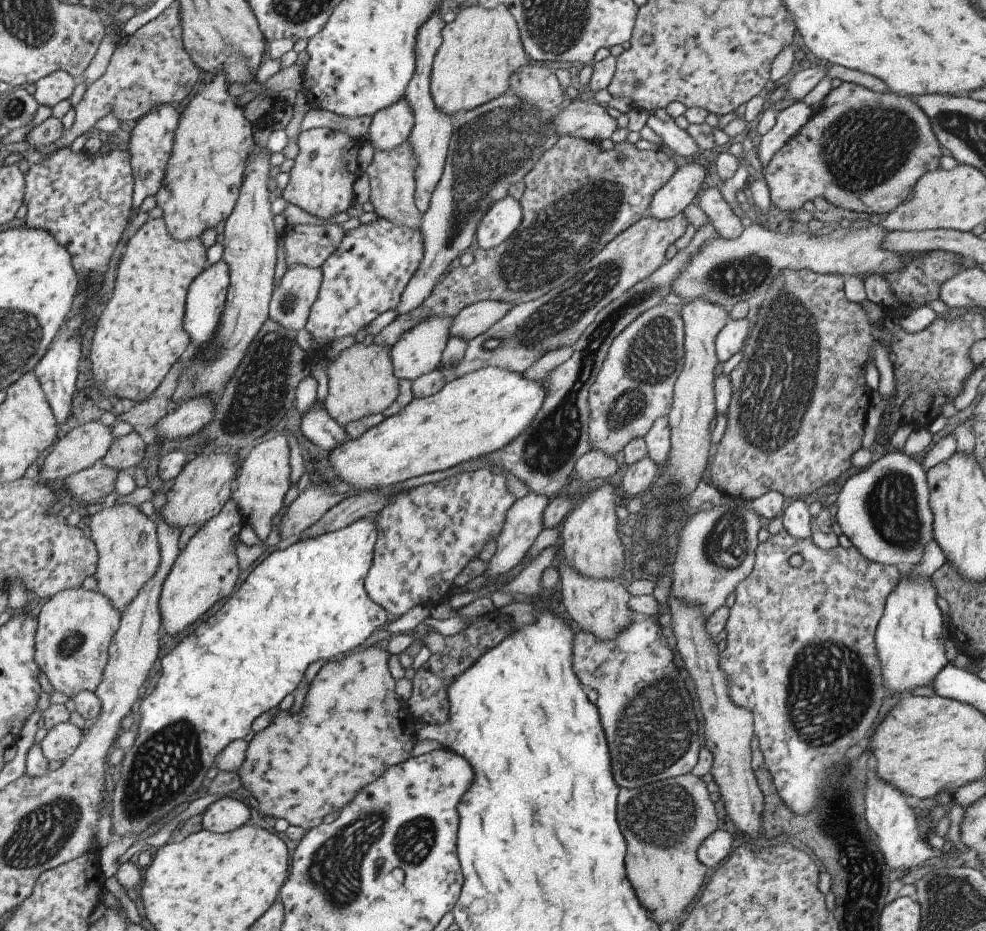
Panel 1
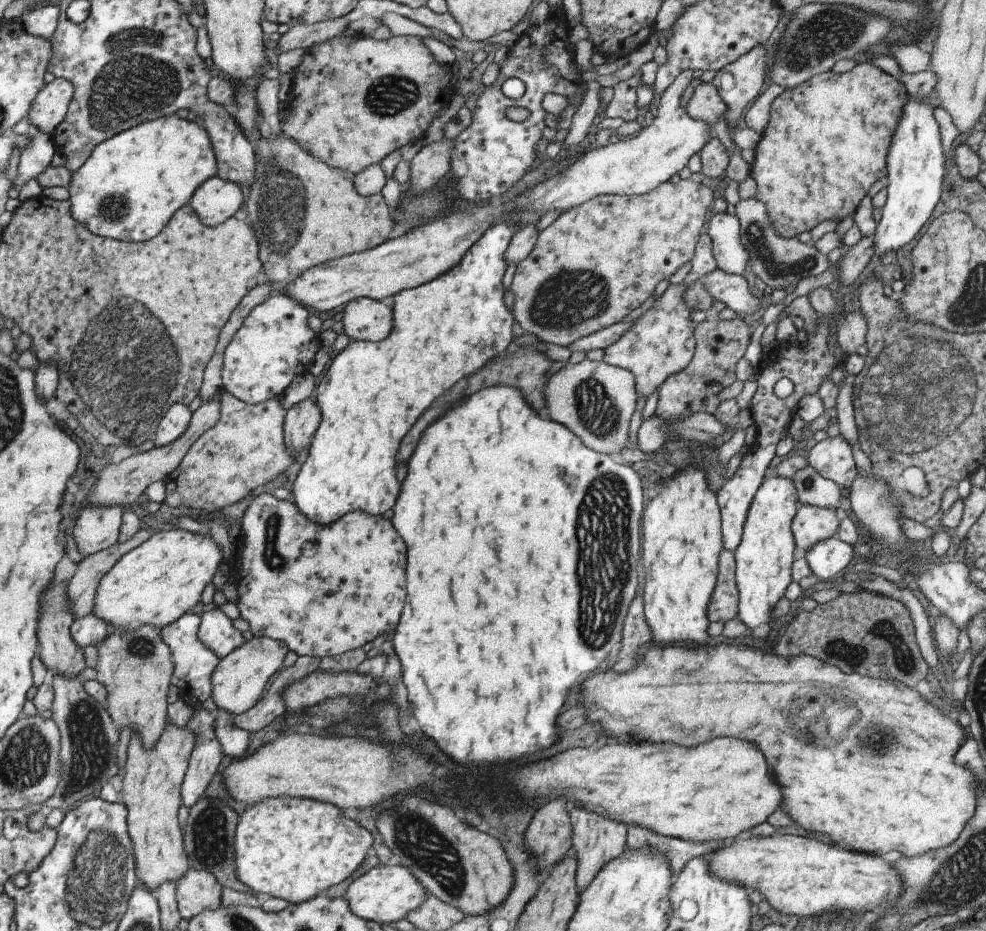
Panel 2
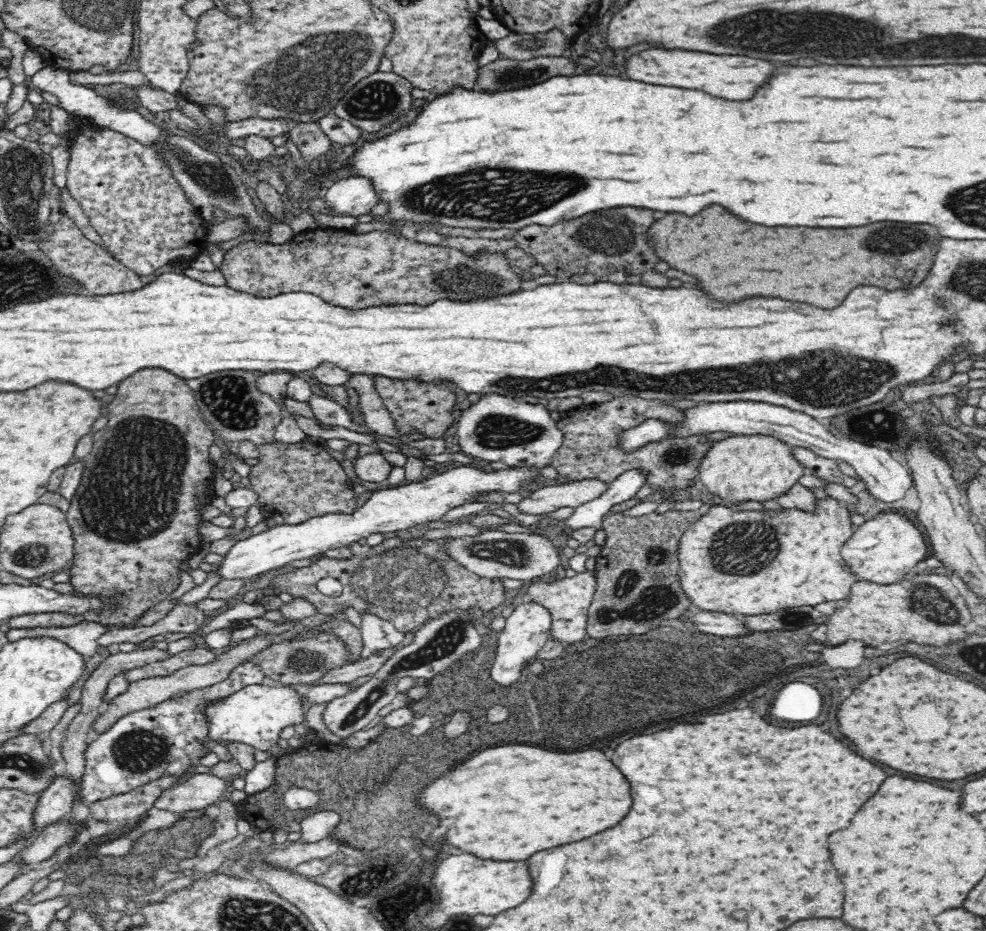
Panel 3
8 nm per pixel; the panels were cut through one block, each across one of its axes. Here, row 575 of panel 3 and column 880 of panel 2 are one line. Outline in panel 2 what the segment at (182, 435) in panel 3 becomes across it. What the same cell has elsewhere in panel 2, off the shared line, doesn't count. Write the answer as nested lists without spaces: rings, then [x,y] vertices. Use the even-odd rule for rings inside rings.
[[[861,62],[855,64],[851,70],[844,73],[828,71],[822,74],[816,74],[815,77],[810,78],[810,80],[804,82],[802,85],[794,86],[792,89],[786,89],[774,99],[770,108],[769,123],[760,136],[760,140],[755,148],[752,178],[756,181],[757,186],[755,197],[764,202],[764,206],[768,210],[770,224],[774,226],[776,234],[780,234],[784,238],[796,237],[804,232],[810,232],[818,224],[826,220],[841,221],[846,216],[854,215],[856,208],[862,202],[862,198],[870,190],[870,186],[874,182],[878,182],[880,178],[886,176],[888,172],[886,156],[888,156],[888,148],[890,148],[890,142],[892,142],[892,134],[896,132],[896,126],[900,124],[900,118],[904,114],[906,94],[907,90],[904,88],[904,84],[900,84],[900,81],[896,77],[876,68],[871,63]]]

